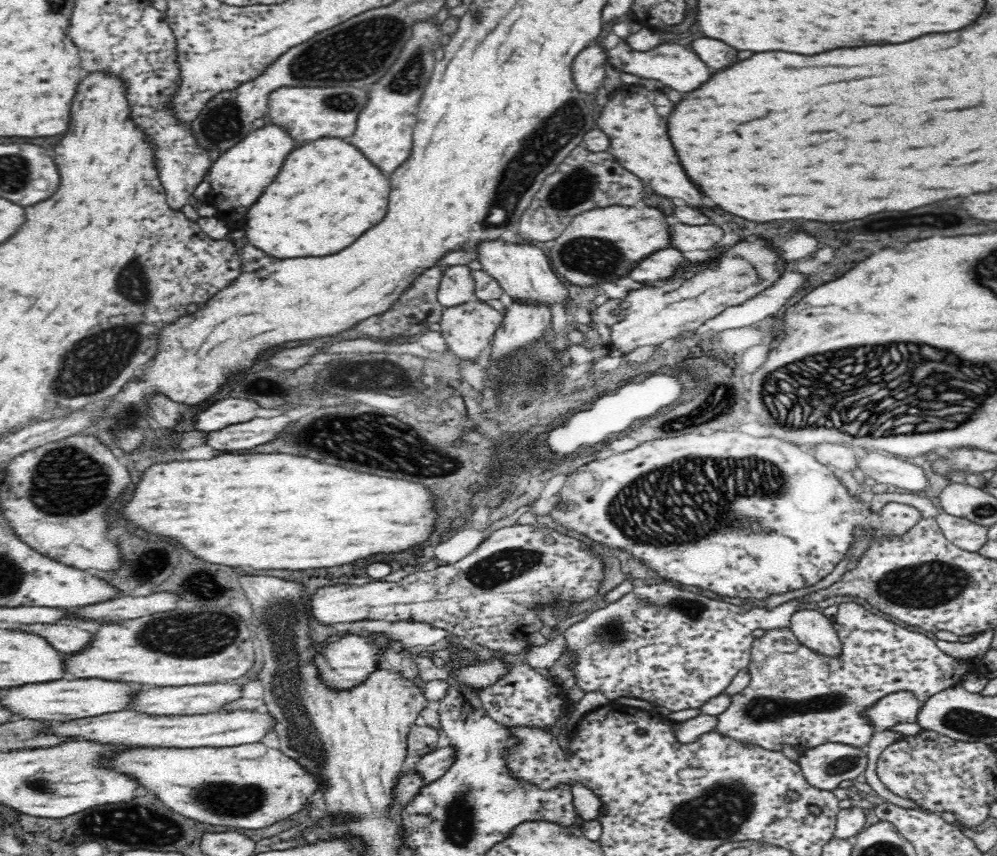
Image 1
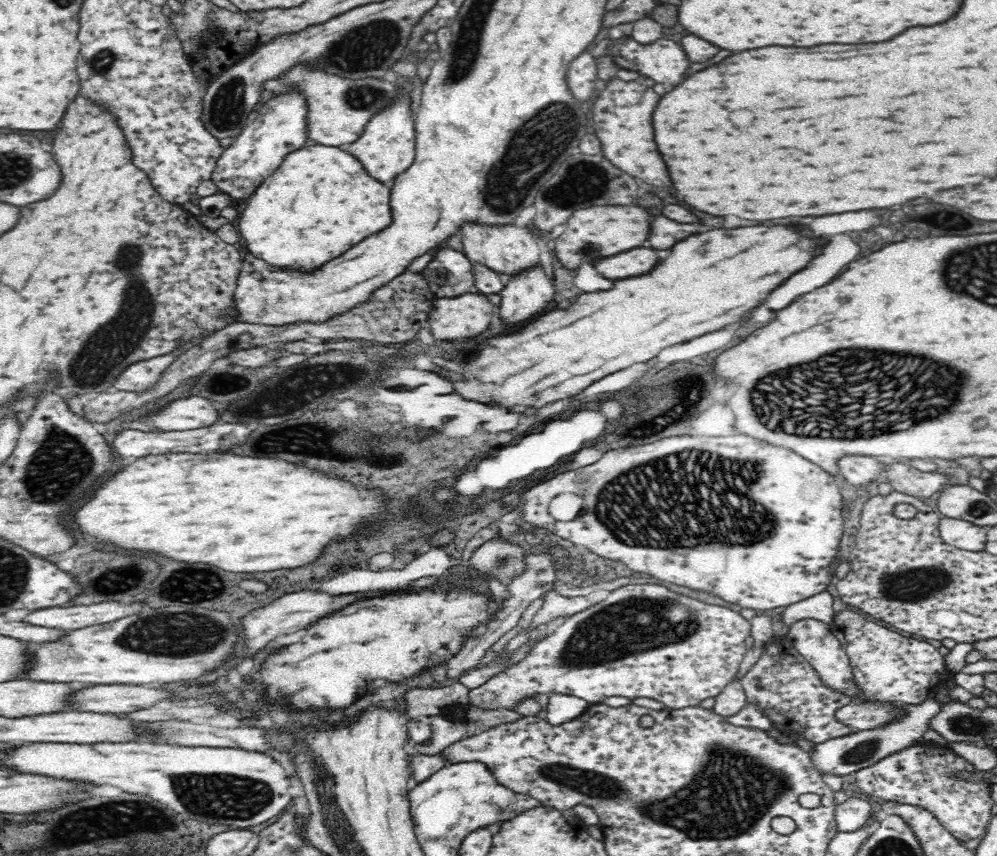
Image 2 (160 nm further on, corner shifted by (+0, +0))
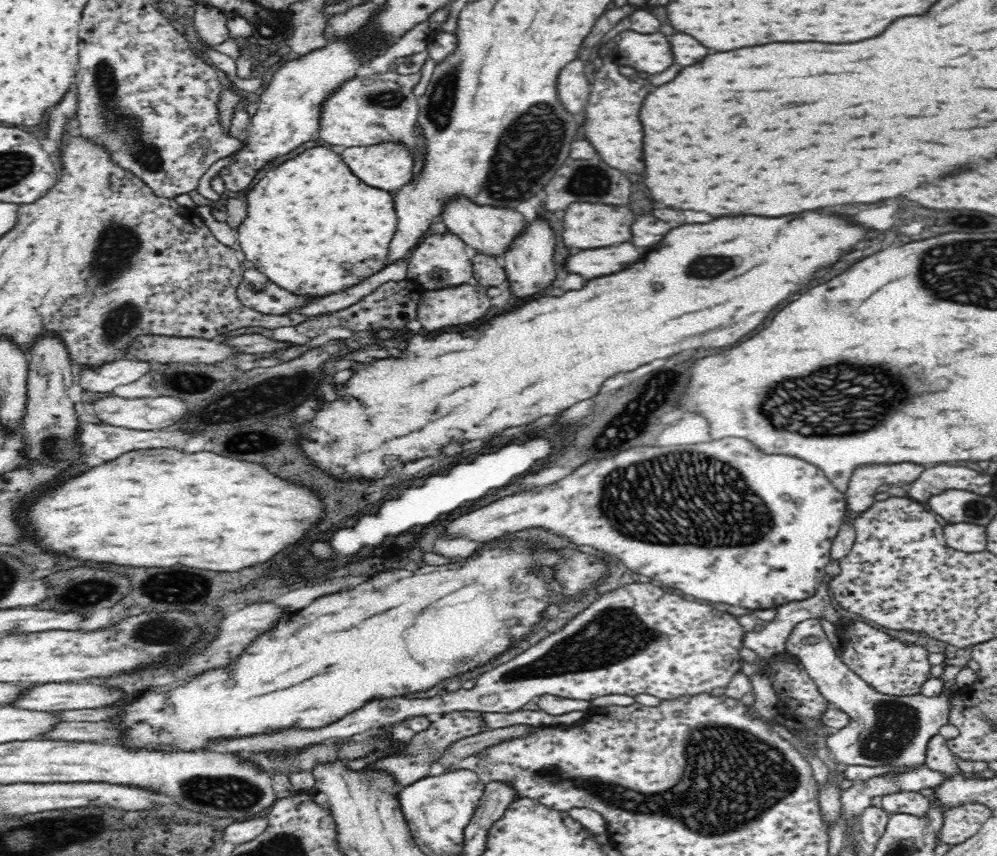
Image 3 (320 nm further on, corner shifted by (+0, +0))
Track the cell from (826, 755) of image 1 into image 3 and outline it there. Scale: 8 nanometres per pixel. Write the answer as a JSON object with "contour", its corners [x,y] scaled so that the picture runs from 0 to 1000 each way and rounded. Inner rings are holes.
{"contour":[[[810,722],[800,727],[788,746],[787,761],[801,770],[808,785],[819,799],[823,812],[834,822],[851,834],[851,845],[847,850],[836,854],[829,862],[829,874],[835,876],[837,888],[849,894],[863,894],[875,896],[907,896],[921,897],[928,891],[930,869],[936,860],[941,859],[943,848],[951,846],[951,813],[963,801],[973,801],[979,794],[980,785],[973,779],[965,780],[958,794],[959,798],[953,805],[947,805],[943,812],[929,814],[923,810],[915,813],[893,813],[877,806],[870,797],[867,797],[859,786],[851,782],[846,770],[839,765],[832,754],[824,729],[820,722]]]}

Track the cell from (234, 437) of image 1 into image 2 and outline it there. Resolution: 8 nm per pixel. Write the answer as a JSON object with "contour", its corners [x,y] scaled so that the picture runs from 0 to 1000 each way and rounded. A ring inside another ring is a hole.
{"contour":[[[215,494],[211,498],[205,498],[205,500],[197,500],[193,502],[183,504],[140,504],[135,501],[123,501],[121,504],[113,506],[113,514],[108,518],[108,521],[112,525],[112,528],[120,535],[140,535],[140,533],[146,533],[146,530],[171,530],[171,528],[213,528],[213,526],[229,526],[231,521],[237,521],[241,516],[245,516],[245,512],[253,505],[253,500],[249,500],[247,495],[231,495],[227,494]]]}

